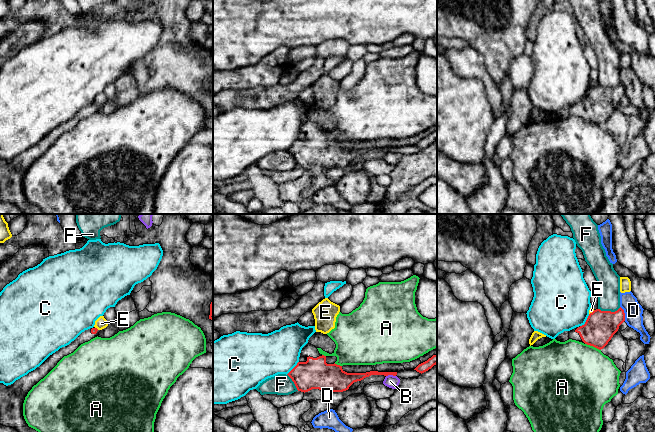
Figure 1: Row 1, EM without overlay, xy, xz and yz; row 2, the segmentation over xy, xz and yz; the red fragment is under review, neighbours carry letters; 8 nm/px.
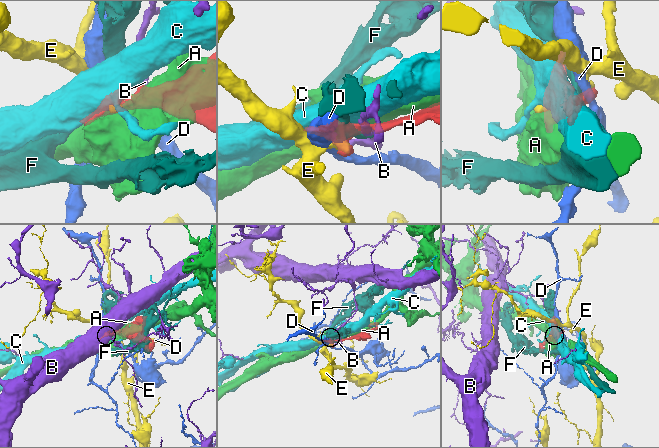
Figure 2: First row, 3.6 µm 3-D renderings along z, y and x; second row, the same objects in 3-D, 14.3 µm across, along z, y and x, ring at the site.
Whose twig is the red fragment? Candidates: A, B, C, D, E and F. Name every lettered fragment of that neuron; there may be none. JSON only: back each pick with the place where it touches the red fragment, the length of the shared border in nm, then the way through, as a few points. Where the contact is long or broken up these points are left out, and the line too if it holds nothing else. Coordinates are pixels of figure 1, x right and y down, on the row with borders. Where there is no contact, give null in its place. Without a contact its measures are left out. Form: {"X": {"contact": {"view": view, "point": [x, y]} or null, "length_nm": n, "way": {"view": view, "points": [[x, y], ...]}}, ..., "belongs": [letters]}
{"belongs": []}

